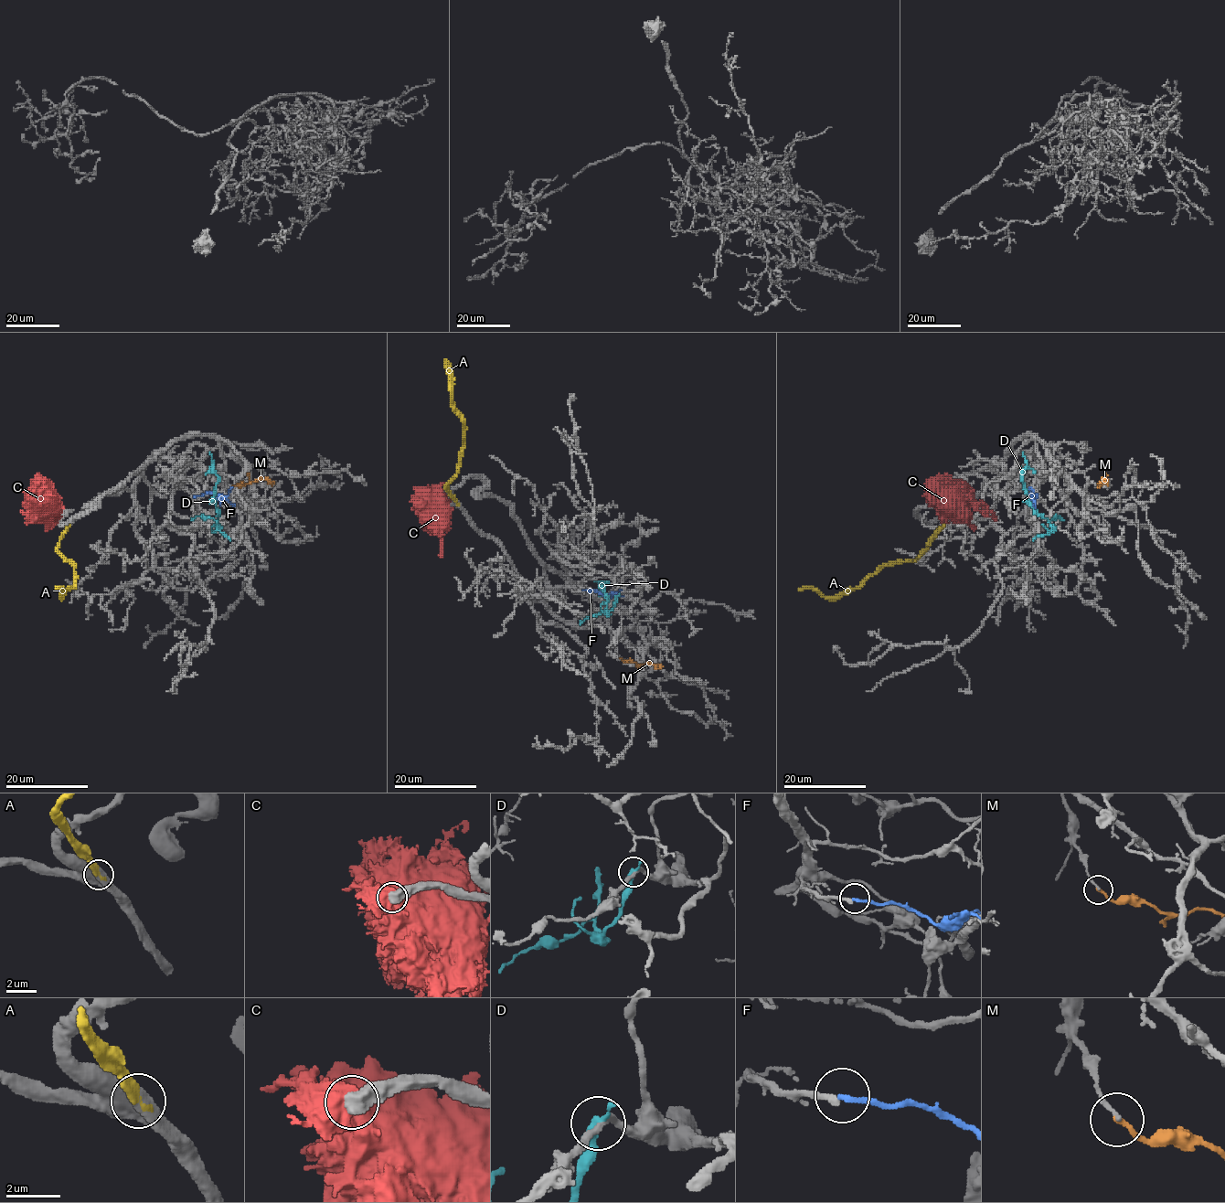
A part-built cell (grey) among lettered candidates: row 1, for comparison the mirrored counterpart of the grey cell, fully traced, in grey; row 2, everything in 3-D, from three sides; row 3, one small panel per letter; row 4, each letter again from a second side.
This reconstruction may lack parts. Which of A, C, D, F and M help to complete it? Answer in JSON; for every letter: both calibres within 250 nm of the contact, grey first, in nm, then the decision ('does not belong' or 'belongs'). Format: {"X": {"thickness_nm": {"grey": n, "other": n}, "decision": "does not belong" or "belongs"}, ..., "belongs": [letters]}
{"A": {"thickness_nm": {"grey": 440, "other": 480}, "decision": "belongs"}, "C": {"thickness_nm": {"grey": 650, "other": 850}, "decision": "does not belong"}, "D": {"thickness_nm": {"grey": 260, "other": 440}, "decision": "does not belong"}, "F": {"thickness_nm": {"grey": 240, "other": 200}, "decision": "does not belong"}, "M": {"thickness_nm": {"grey": 180, "other": 190}, "decision": "does not belong"}, "belongs": ["A"]}

